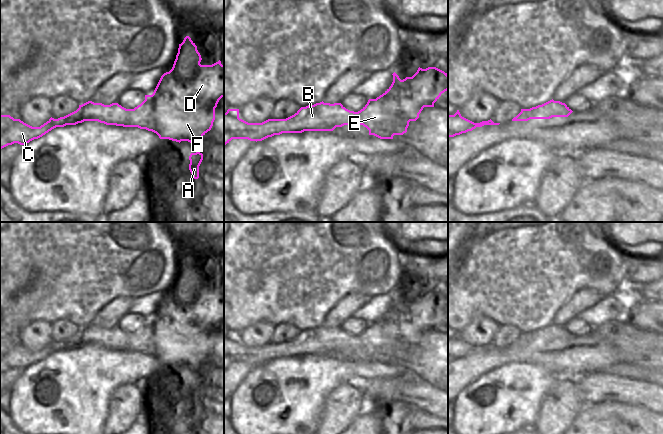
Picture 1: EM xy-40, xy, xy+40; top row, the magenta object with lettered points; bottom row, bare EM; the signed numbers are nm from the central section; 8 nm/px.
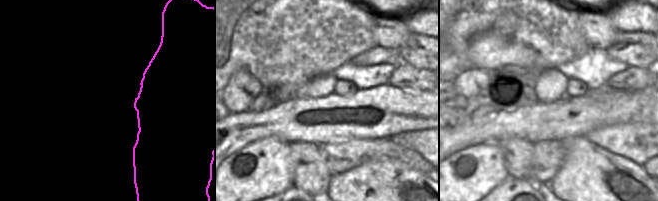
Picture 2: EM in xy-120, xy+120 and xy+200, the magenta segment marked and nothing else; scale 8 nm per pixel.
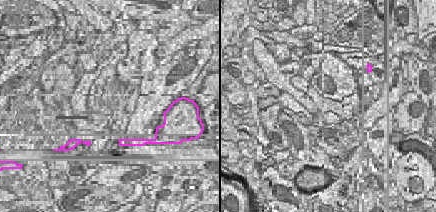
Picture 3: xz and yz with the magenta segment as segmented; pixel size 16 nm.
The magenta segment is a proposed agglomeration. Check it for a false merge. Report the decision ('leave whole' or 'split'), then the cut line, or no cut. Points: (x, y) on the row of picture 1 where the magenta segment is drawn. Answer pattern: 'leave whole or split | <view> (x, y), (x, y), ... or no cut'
split | xy-40 (126, 109), (129, 126)

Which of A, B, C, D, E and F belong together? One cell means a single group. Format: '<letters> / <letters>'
A D E F / B C

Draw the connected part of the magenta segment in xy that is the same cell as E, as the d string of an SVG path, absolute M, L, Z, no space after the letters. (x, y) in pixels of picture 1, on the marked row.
M436 67L426 69L418 68L412 77L401 80L394 72L391 86L376 99L369 99L367 104L357 113L359 114L363 126L369 130L369 135L374 135L380 139L393 139L394 135L403 135L407 132L410 121L416 121L424 107L434 107L434 103L442 93L448 90L448 74Z

